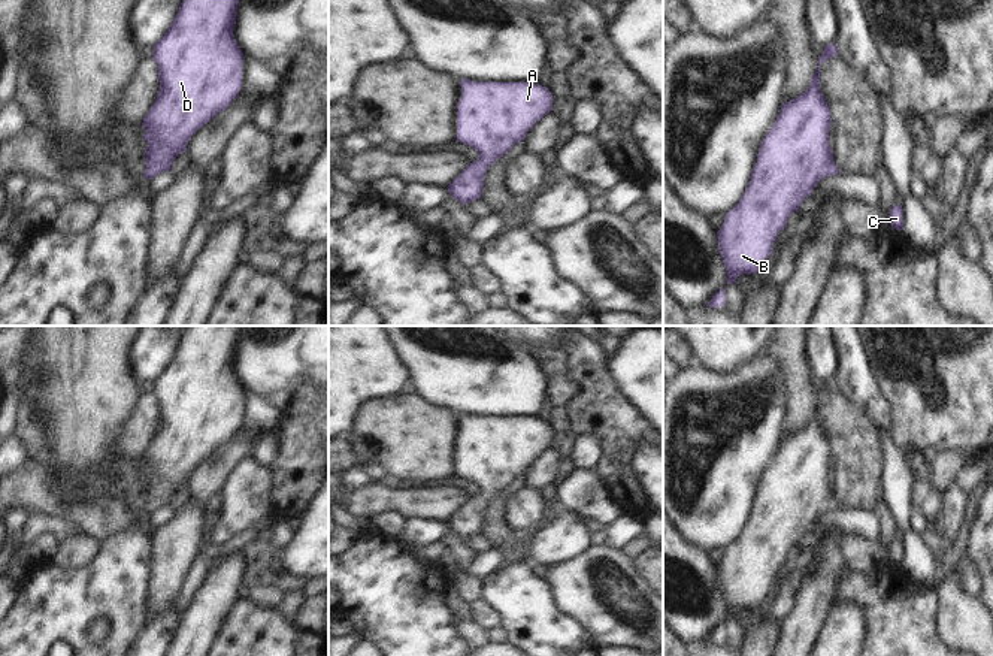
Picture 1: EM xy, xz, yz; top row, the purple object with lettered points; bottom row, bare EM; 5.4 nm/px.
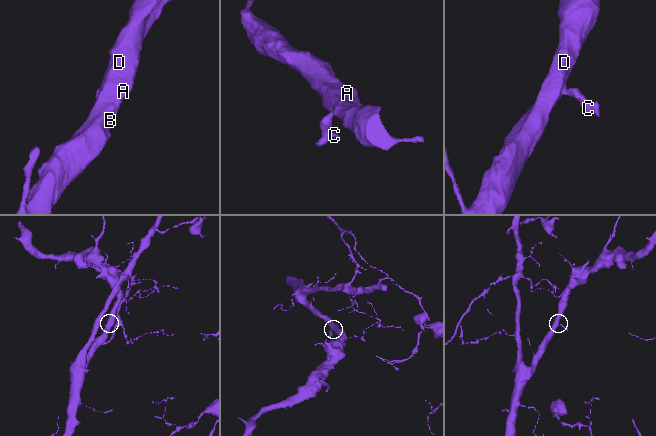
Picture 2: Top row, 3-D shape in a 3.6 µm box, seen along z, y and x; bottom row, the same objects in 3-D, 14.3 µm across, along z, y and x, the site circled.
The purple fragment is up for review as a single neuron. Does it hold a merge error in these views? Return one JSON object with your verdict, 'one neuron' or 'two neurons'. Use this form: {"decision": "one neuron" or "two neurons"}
{"decision": "one neuron"}

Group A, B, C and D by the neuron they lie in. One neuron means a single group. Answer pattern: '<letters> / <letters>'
A B C D

